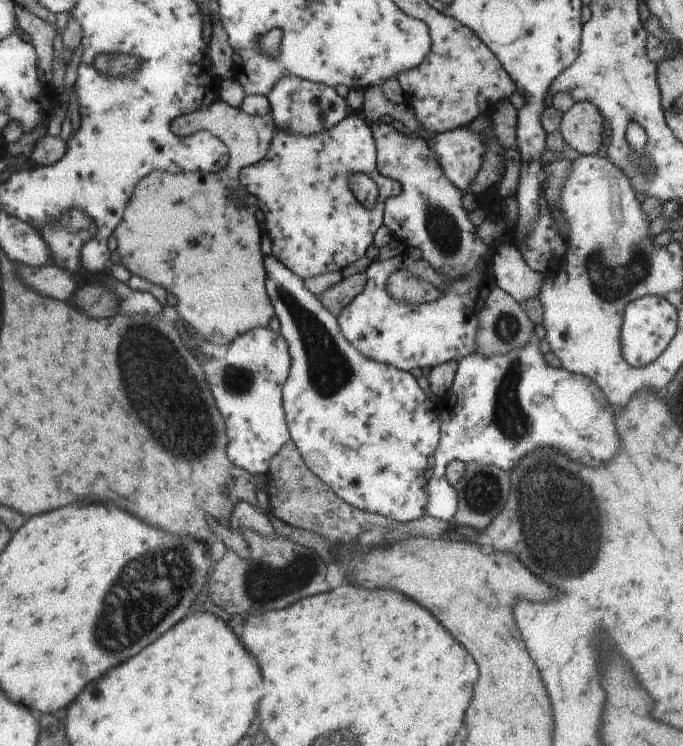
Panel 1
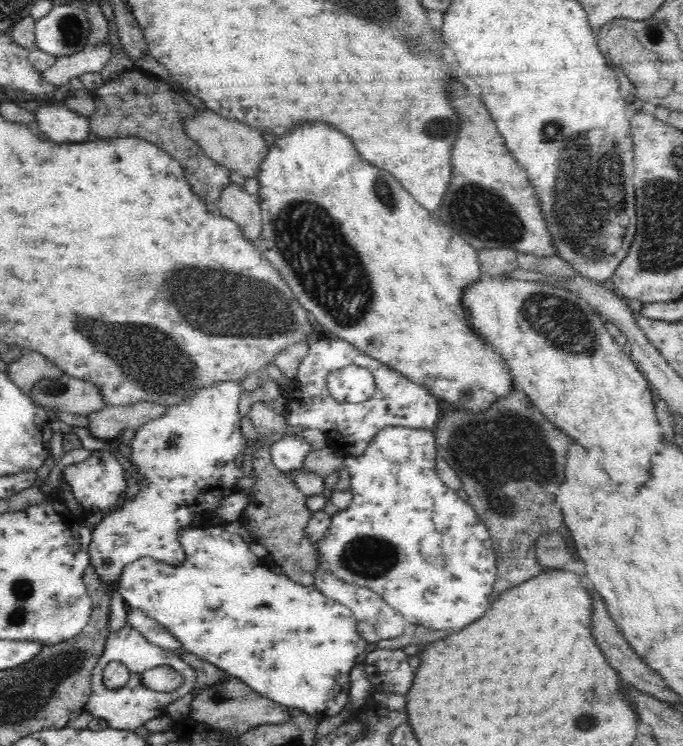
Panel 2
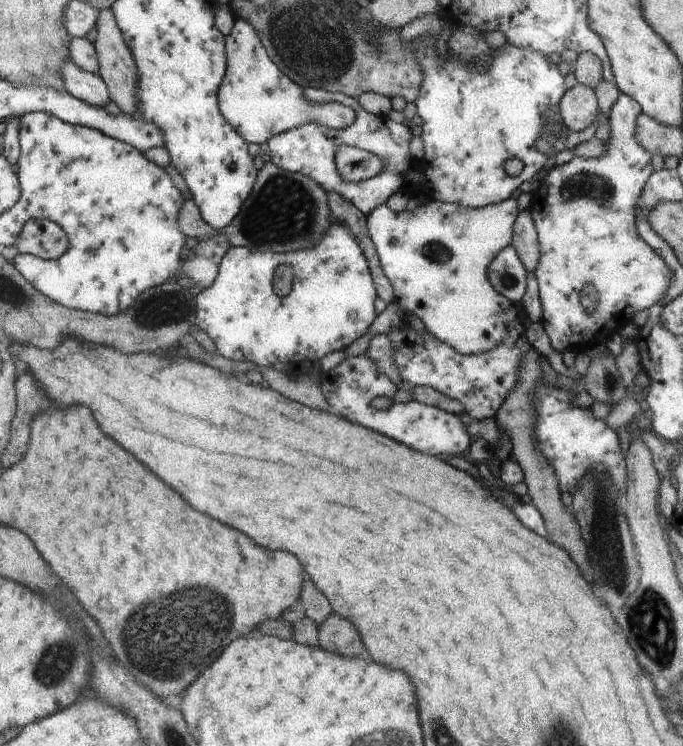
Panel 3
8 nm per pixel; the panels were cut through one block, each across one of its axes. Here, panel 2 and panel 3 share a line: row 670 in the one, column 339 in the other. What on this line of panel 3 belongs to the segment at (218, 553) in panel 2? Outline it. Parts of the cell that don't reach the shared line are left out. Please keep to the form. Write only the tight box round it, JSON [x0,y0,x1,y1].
[195,219,377,377]

